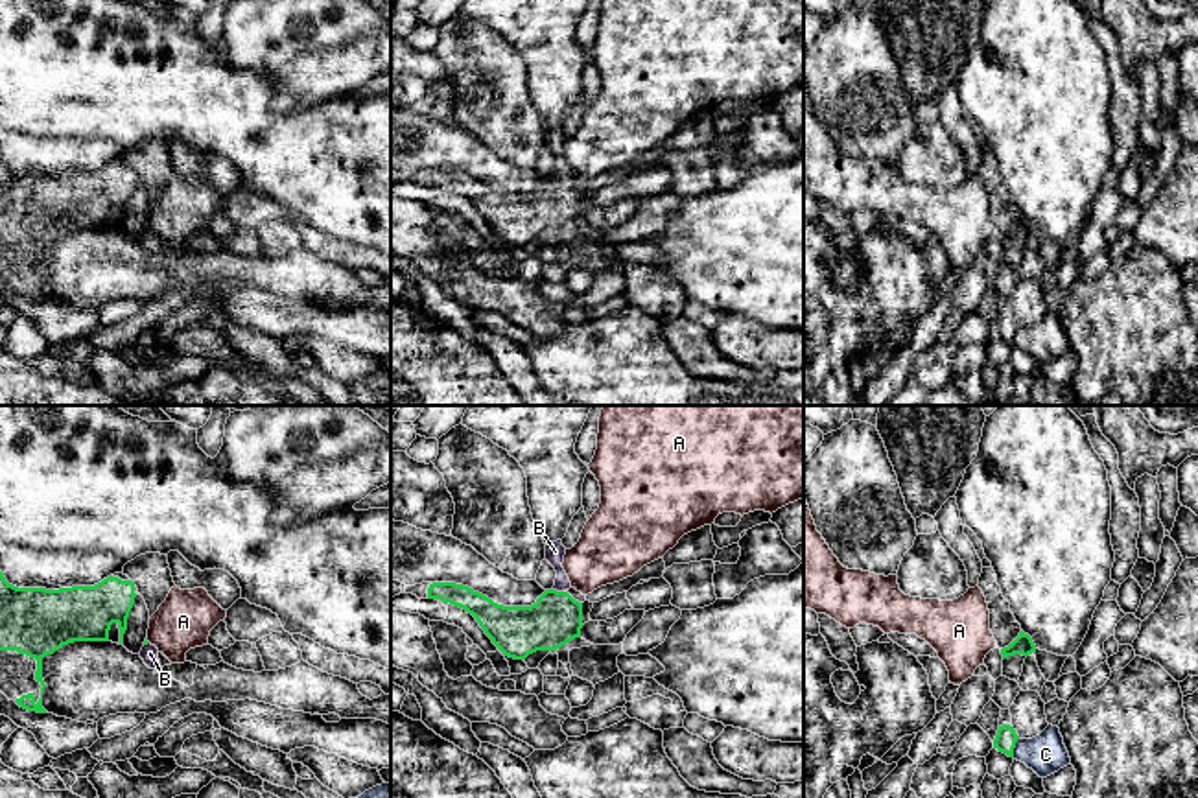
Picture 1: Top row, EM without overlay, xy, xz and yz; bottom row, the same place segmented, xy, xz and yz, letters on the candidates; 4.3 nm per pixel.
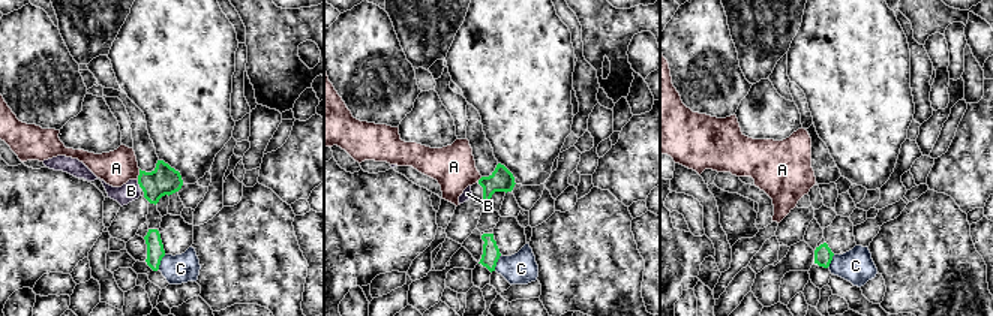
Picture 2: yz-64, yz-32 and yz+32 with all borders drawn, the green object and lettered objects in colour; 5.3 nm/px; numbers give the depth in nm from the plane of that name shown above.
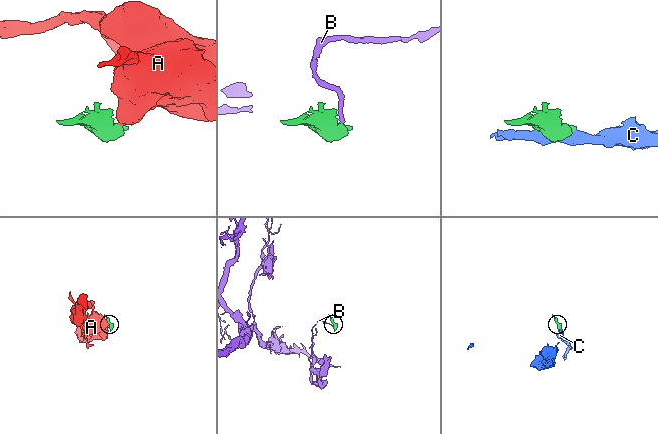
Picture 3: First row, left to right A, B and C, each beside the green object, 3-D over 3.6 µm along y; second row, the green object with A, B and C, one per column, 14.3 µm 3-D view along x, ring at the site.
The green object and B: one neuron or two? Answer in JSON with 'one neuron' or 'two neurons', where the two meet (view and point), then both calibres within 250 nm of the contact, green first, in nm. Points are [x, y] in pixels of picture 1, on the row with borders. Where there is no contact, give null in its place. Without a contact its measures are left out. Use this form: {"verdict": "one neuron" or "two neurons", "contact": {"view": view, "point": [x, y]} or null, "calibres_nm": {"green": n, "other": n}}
{"verdict": "two neurons", "contact": {"view": "xz", "point": [559, 592]}, "calibres_nm": {"green": 220, "other": 90}}

